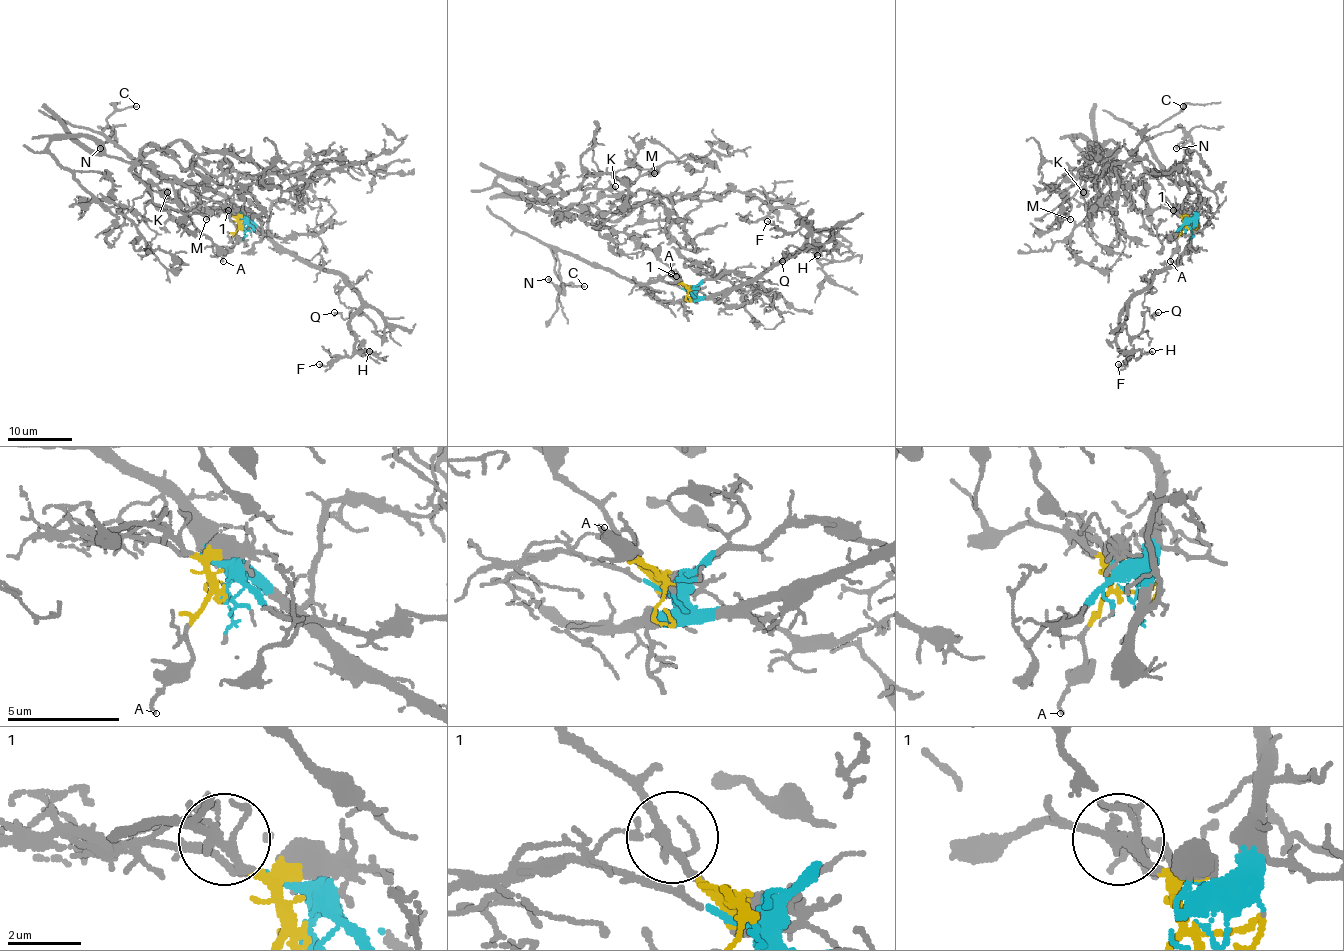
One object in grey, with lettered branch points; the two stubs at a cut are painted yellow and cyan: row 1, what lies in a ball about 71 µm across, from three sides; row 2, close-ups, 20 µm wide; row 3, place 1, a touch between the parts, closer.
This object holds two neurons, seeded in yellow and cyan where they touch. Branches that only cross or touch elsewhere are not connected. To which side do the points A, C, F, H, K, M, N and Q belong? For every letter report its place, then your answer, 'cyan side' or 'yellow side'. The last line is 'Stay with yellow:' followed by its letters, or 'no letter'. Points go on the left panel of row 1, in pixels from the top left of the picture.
A: (223, 261) | yellow side
C: (136, 106) | cyan side
F: (319, 364) | cyan side
H: (369, 351) | cyan side
K: (167, 192) | yellow side
M: (206, 219) | yellow side
N: (100, 148) | cyan side
Q: (334, 312) | cyan side
Stay with yellow: A, K, M

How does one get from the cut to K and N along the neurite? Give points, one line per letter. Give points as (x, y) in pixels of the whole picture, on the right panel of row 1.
K: (1187, 225), (1174, 210), (1151, 209), (1141, 184), (1129, 199), (1116, 171), (1106, 165), (1085, 181), (1083, 192)
N: (1187, 225), (1195, 212), (1198, 191), (1179, 184), (1164, 170), (1148, 141), (1180, 128), (1183, 139), (1175, 149)

